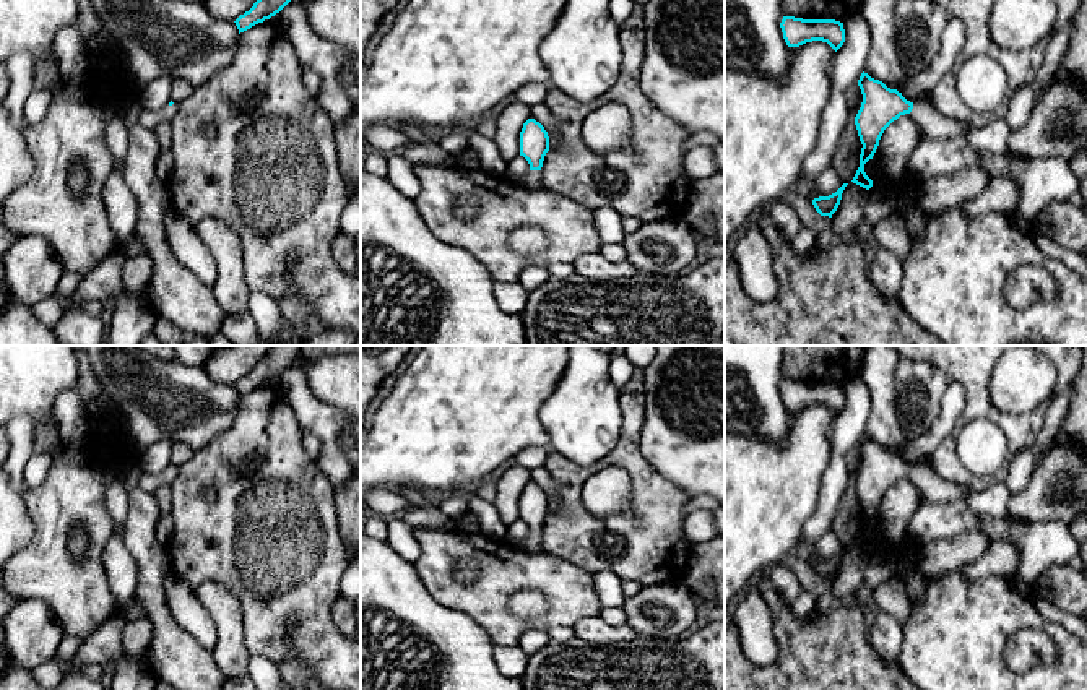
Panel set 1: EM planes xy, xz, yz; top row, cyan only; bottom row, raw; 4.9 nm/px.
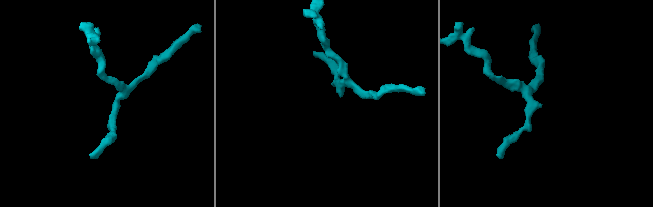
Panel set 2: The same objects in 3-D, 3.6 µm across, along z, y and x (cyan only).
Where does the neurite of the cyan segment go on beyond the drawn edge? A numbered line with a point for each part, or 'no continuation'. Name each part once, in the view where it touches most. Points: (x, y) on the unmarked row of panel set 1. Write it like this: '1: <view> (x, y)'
1: xz (532, 544)

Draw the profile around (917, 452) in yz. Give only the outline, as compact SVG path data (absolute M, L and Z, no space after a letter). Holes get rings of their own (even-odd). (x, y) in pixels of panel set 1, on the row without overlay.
M951 378L938 406L936 420L916 438L907 440L902 459L913 468L926 463L934 448L951 433L964 409L965 390L959 382Z

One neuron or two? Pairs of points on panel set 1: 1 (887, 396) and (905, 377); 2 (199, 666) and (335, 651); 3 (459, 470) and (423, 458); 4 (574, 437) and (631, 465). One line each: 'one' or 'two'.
1: two
2: two
3: one
4: two

